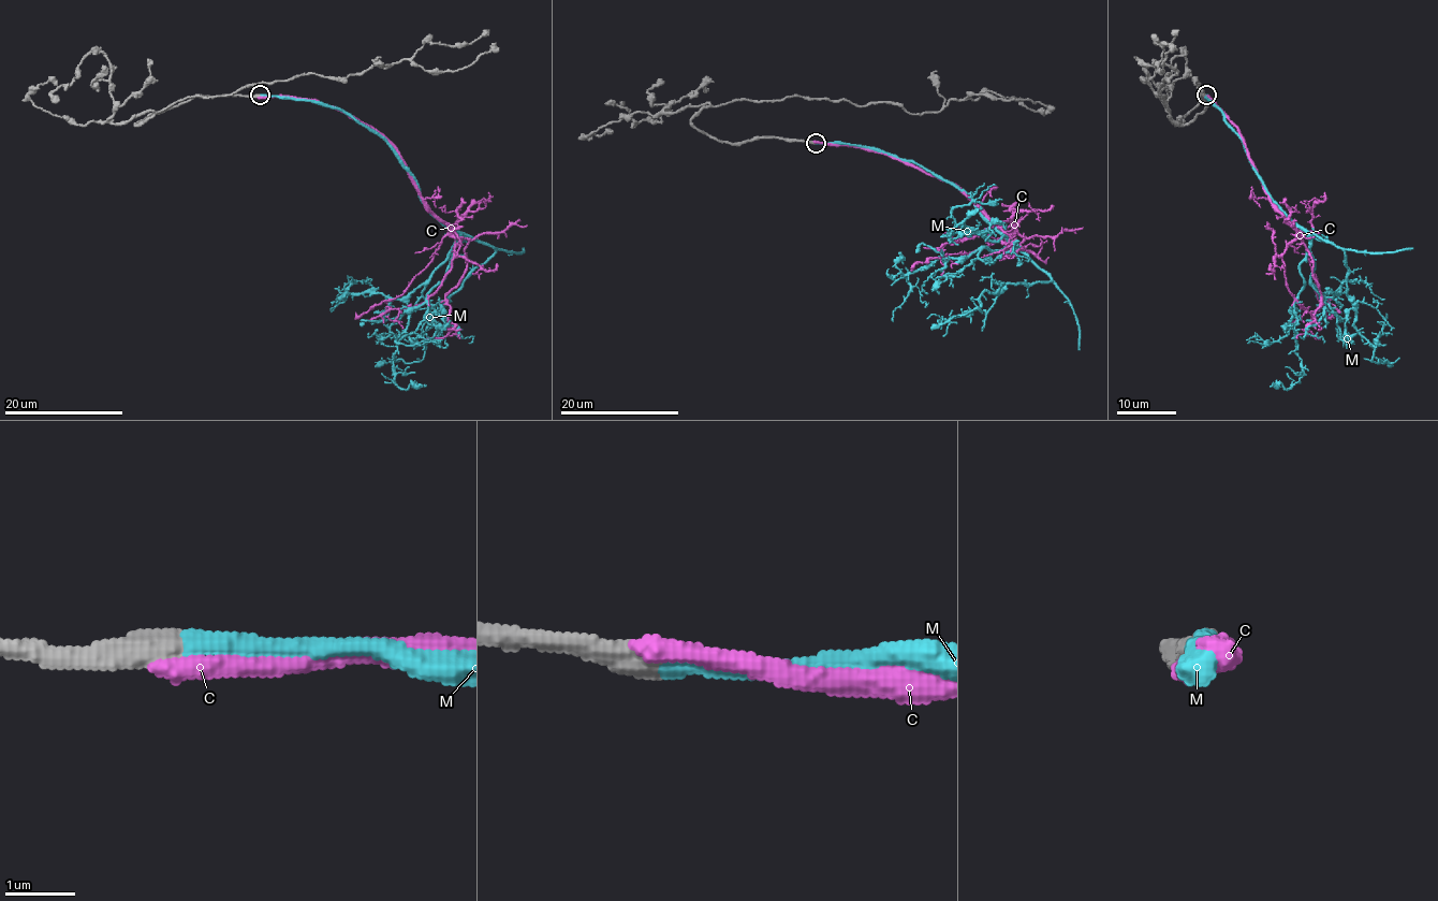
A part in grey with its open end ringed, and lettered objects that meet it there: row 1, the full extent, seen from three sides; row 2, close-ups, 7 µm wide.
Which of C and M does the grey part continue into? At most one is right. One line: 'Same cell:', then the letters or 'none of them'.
Same cell: M

